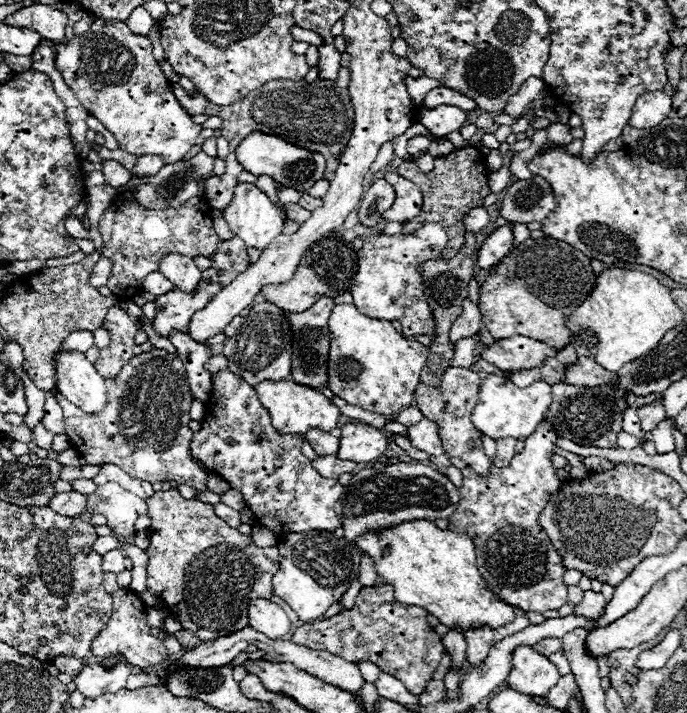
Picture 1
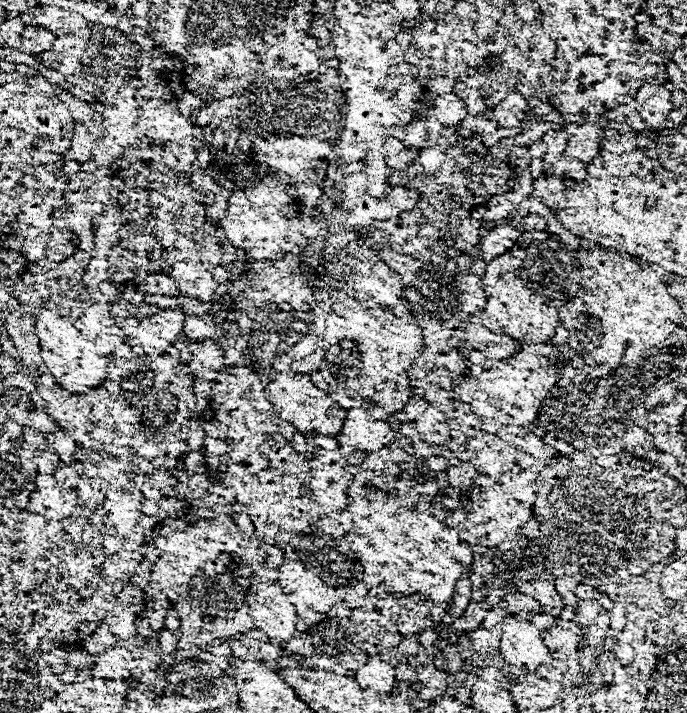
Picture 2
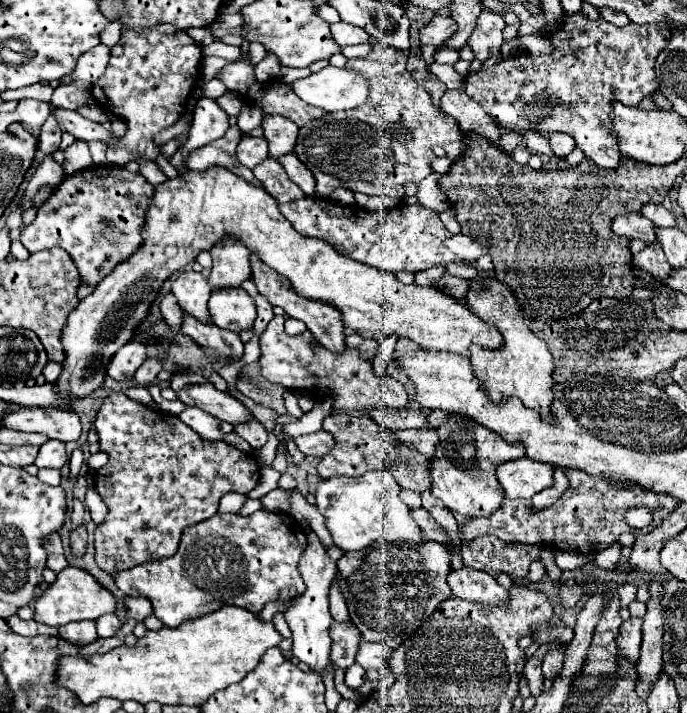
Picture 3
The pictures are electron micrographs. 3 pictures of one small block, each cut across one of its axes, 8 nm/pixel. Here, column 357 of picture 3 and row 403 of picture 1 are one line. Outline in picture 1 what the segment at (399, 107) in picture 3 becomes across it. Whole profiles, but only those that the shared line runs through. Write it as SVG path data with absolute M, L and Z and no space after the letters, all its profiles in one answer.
M152 348L150 352L134 356L114 380L106 382L106 386L108 406L98 414L82 412L56 392L56 400L64 410L64 432L70 438L72 448L88 464L102 466L102 462L114 462L130 476L152 484L156 480L172 480L196 490L206 490L208 474L190 458L188 450L194 434L188 428L192 394L182 362L166 350Z

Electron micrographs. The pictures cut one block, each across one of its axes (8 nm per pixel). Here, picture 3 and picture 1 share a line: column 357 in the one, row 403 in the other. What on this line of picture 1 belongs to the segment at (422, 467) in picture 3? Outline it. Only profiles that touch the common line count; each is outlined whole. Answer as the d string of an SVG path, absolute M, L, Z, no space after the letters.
M450 368L442 374L440 388L424 386L422 382L416 388L414 400L418 410L422 410L424 418L430 418L438 426L438 436L442 438L444 452L448 456L456 456L464 460L468 466L472 466L480 476L488 476L492 460L482 450L482 434L474 428L470 422L470 414L478 402L478 390L480 390L480 376L468 368Z

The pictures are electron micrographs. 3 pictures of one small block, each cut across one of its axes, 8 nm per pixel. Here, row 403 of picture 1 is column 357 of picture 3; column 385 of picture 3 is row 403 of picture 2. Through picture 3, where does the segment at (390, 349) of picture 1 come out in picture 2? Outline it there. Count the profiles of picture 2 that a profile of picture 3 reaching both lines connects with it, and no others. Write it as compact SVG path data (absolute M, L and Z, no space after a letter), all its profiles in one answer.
M352 296L334 302L326 314L326 332L322 338L326 350L320 372L330 386L346 390L350 396L376 400L388 412L402 410L412 398L408 370L422 354L422 336L416 324L410 324L382 308L362 308Z

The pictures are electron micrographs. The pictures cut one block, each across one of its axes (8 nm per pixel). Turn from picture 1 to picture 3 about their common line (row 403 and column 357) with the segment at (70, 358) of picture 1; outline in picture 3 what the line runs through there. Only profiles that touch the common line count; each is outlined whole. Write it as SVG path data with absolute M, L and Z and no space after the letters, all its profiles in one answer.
M326 66L308 78L296 80L292 88L304 102L326 112L352 110L368 100L368 78L336 66Z

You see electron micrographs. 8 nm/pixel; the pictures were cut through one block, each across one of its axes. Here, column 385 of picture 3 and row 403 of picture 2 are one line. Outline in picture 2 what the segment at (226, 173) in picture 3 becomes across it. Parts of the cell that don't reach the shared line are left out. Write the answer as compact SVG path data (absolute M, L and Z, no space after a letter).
M294 370L278 372L266 384L266 394L268 394L272 406L276 408L278 416L282 420L292 422L298 430L304 430L304 432L316 430L320 434L336 436L340 432L342 424L344 424L346 410L330 394L316 388L314 382L310 380L310 376L306 376L306 374L300 374L300 372L294 372Z

